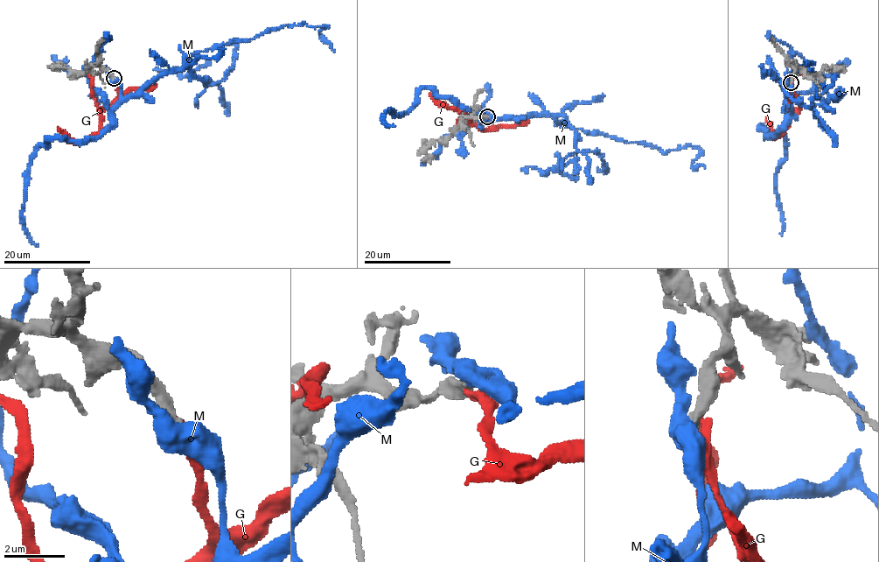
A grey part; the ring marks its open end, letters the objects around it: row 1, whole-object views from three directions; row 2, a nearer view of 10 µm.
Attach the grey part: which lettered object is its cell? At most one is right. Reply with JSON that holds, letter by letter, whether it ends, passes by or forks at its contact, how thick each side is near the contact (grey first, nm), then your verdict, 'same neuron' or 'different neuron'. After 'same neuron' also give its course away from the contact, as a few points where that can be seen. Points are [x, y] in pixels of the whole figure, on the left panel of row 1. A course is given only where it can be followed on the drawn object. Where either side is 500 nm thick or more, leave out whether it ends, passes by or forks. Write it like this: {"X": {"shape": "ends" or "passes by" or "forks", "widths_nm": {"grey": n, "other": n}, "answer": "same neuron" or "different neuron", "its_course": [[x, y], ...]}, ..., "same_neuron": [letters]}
{"G": {"shape": "ends", "widths_nm": {"grey": 400, "other": 320}, "answer": "different neuron"}, "M": {"widths_nm": {"grey": 400, "other": 600}, "answer": "different neuron"}, "same_neuron": []}

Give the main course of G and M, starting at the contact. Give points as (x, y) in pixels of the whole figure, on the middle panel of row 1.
G: (486, 116), (488, 129), (481, 129), (454, 108), (442, 106), (429, 92)
M: (486, 115), (492, 121), (547, 115), (571, 128), (662, 151), (687, 145), (699, 149), (693, 166), (705, 167)

